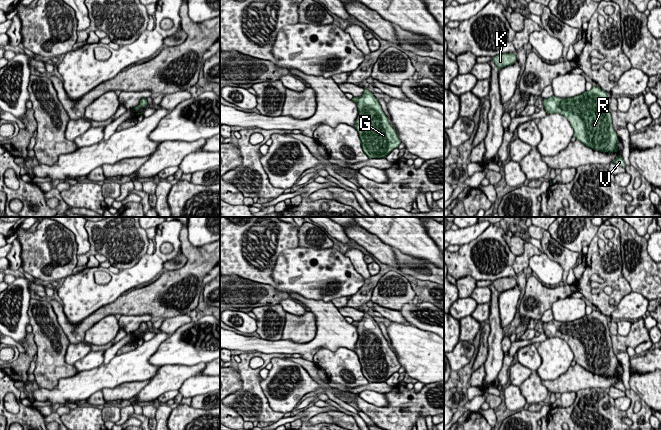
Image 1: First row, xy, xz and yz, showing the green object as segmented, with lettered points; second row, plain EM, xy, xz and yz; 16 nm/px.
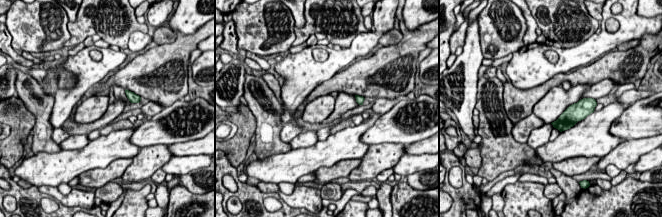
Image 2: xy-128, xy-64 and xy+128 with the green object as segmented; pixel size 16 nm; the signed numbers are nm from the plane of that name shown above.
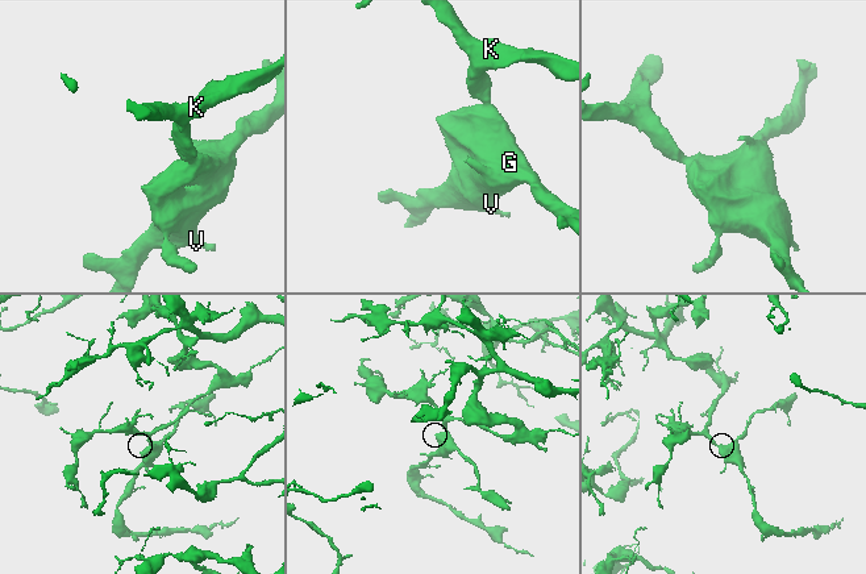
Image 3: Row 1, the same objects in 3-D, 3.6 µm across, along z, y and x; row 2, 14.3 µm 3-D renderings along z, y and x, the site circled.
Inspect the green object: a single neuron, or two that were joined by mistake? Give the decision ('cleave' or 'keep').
keep

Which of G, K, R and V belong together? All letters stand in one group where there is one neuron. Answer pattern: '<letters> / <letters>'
G K R V

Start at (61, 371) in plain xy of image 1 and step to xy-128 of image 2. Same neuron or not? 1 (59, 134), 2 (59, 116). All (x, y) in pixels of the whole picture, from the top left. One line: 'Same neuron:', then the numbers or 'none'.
Same neuron: none

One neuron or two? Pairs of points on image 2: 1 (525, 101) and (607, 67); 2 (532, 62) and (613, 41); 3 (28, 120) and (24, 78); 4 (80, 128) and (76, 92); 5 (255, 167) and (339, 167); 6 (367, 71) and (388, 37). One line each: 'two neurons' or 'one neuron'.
1: one neuron
2: one neuron
3: two neurons
4: two neurons
5: two neurons
6: two neurons

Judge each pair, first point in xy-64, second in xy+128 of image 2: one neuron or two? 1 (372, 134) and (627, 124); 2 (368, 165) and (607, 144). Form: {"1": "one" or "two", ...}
{"1": "one", "2": "two"}

